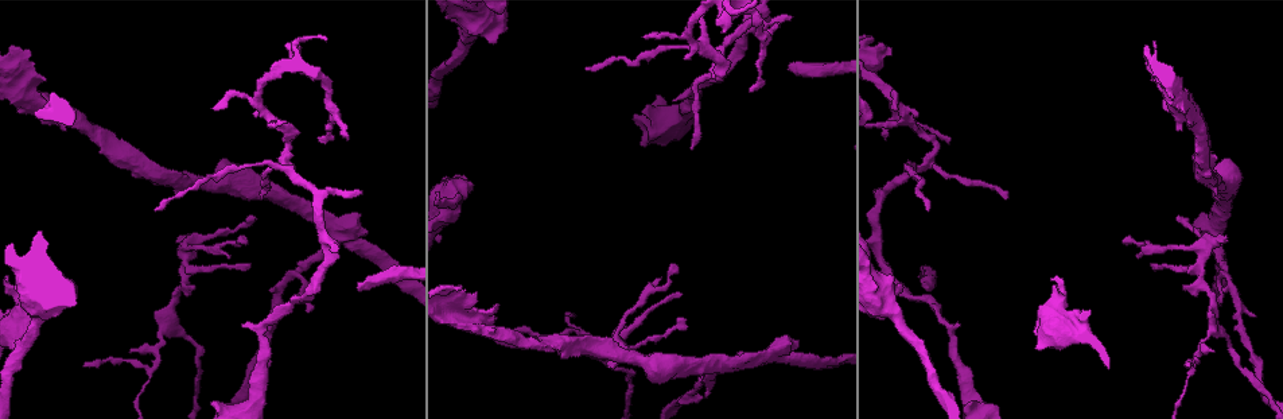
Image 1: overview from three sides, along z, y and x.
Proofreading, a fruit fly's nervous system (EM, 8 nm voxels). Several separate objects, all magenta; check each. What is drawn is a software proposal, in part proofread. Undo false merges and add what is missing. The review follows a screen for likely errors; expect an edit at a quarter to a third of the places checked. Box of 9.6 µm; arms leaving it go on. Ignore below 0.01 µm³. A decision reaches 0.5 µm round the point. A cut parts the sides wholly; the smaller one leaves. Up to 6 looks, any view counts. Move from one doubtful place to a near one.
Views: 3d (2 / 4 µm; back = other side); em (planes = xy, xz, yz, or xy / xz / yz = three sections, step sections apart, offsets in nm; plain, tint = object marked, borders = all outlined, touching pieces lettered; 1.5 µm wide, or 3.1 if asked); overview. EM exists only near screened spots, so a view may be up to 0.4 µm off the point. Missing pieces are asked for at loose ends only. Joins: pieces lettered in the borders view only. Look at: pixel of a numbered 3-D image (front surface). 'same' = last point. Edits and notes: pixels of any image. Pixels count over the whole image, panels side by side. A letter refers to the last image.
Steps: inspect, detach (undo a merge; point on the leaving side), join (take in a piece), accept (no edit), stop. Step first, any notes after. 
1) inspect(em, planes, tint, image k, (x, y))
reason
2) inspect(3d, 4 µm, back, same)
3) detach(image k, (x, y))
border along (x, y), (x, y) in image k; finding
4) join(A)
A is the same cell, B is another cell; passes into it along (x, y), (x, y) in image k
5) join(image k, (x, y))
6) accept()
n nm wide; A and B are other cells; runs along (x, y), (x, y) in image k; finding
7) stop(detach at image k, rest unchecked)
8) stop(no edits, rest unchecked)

inspect(em, planes, plain, image 1, (336, 233))
sharp bend

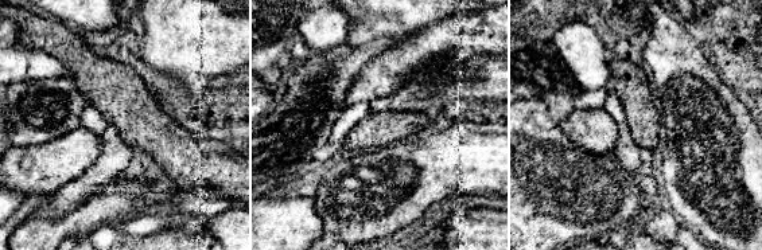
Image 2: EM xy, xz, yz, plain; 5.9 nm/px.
inspect(em, planes, borders, same)
see the neighbours

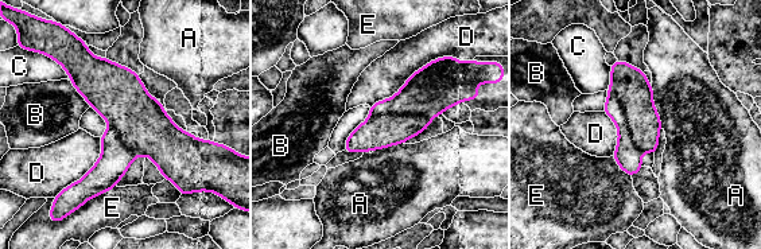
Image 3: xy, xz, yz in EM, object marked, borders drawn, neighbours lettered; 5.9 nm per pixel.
detach(image 3, (628, 156))
280 nm wide; A, B, C, D and E are other cells; border along (609, 89), (643, 151) in image 3; a second cell is stuck on

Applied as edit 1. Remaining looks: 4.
inspect(em, yz, step 4, tint, image 1, (612, 369))
free end

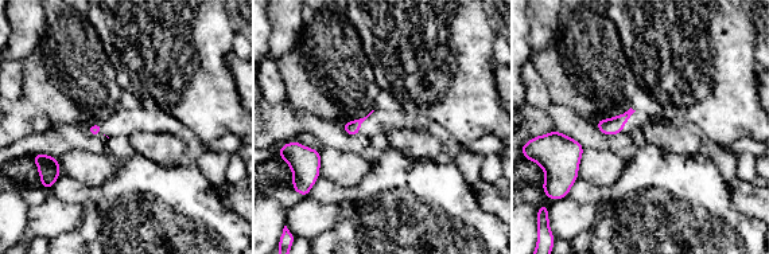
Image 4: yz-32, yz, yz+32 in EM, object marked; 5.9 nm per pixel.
inspect(em, planes, borders, same)
cut it another way

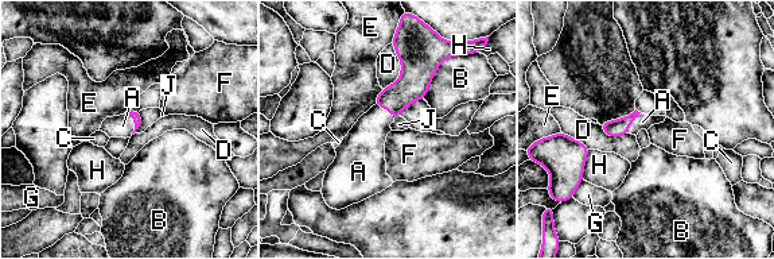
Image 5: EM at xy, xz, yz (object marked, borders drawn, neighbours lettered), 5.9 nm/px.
join(A)
B touches over 300 nm; A is the same cell, B, C, D, E, F, G, H and J are other cells; it goes on there

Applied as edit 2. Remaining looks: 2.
inspect(overview)

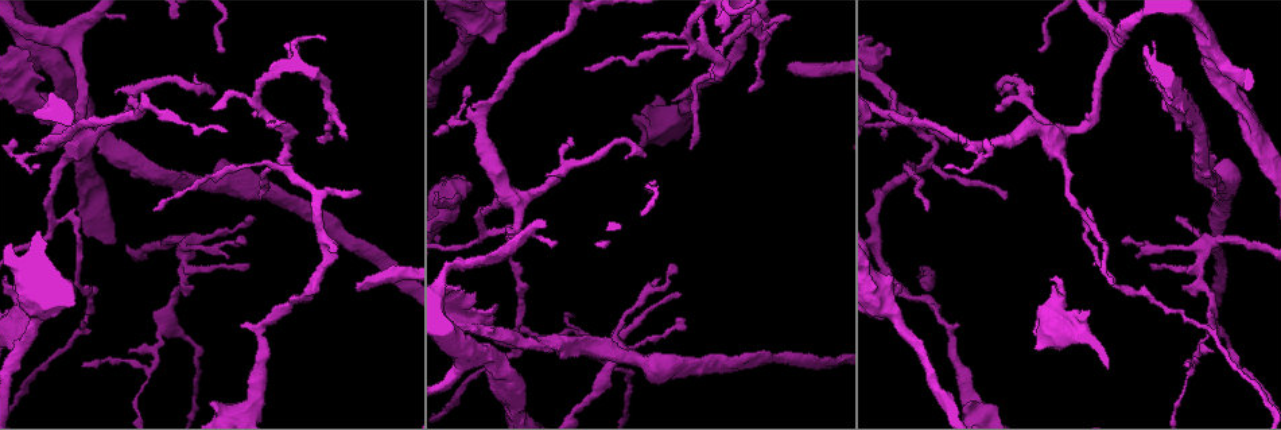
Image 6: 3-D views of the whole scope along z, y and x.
inspect(em, planes, borders, image 6, (685, 319))
tapers out

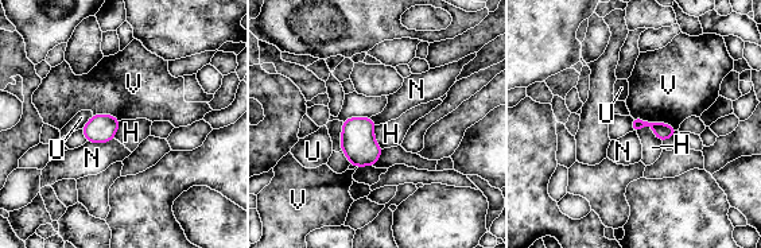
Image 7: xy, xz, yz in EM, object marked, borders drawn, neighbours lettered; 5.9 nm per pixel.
accept()
100 nm wide; H, N, U and V are other cells; border along (639, 128), (649, 127), (662, 143) in image 7; none of them fits

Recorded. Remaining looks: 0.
stop(detach at image 3, join at image 5, rest unchecked)

